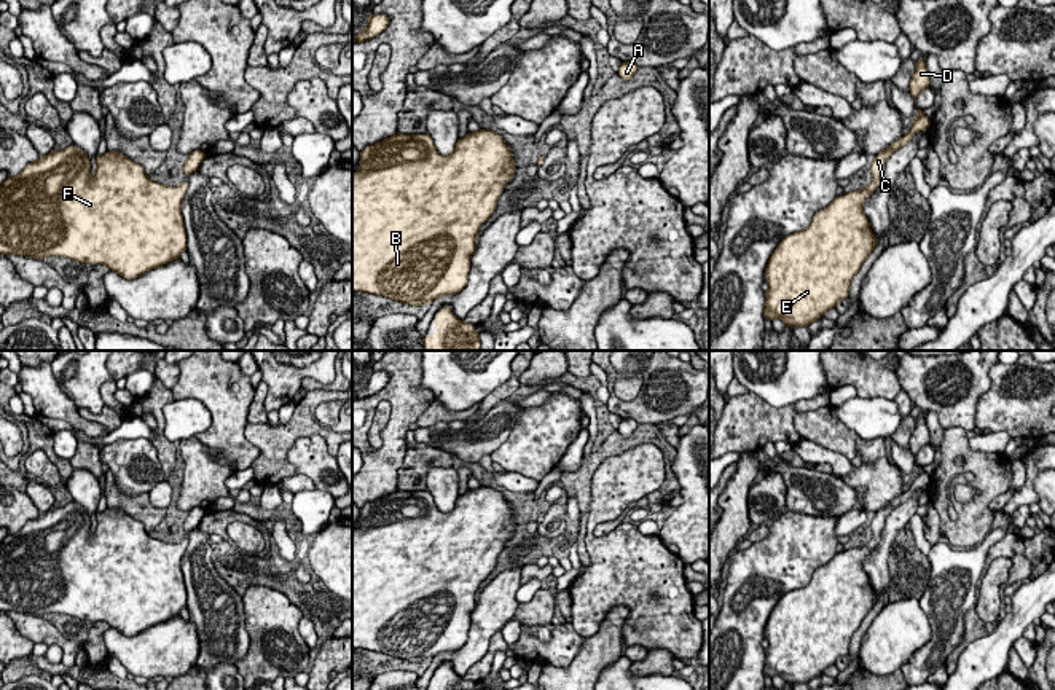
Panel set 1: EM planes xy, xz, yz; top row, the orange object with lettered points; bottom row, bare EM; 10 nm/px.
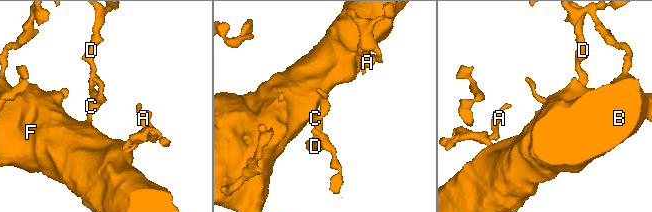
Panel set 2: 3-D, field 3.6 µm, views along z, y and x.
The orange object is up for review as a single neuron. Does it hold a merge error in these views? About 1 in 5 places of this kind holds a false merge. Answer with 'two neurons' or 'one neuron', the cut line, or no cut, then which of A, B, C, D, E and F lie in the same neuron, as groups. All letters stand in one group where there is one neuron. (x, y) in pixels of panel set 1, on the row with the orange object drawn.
one neuron; no cut; A B C D E F

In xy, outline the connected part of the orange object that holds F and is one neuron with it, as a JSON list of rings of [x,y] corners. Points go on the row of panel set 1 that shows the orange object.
[[[70,145],[8,177],[0,185],[0,255],[64,257],[105,265],[127,280],[180,258],[186,250],[182,199],[188,180],[178,186],[156,183],[140,164],[108,150],[96,155],[92,177],[89,171],[88,155]]]

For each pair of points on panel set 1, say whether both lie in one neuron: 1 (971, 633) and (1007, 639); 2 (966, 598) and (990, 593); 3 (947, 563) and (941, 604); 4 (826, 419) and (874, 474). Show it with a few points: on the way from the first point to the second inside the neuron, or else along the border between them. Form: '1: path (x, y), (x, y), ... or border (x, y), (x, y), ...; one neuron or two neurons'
1: border (1007, 614), (988, 635), (974, 639), (964, 649); two neurons
2: border (977, 596), (974, 604); two neurons
3: path (947, 572), (947, 595); one neuron
4: path (840, 434), (870, 459); one neuron

